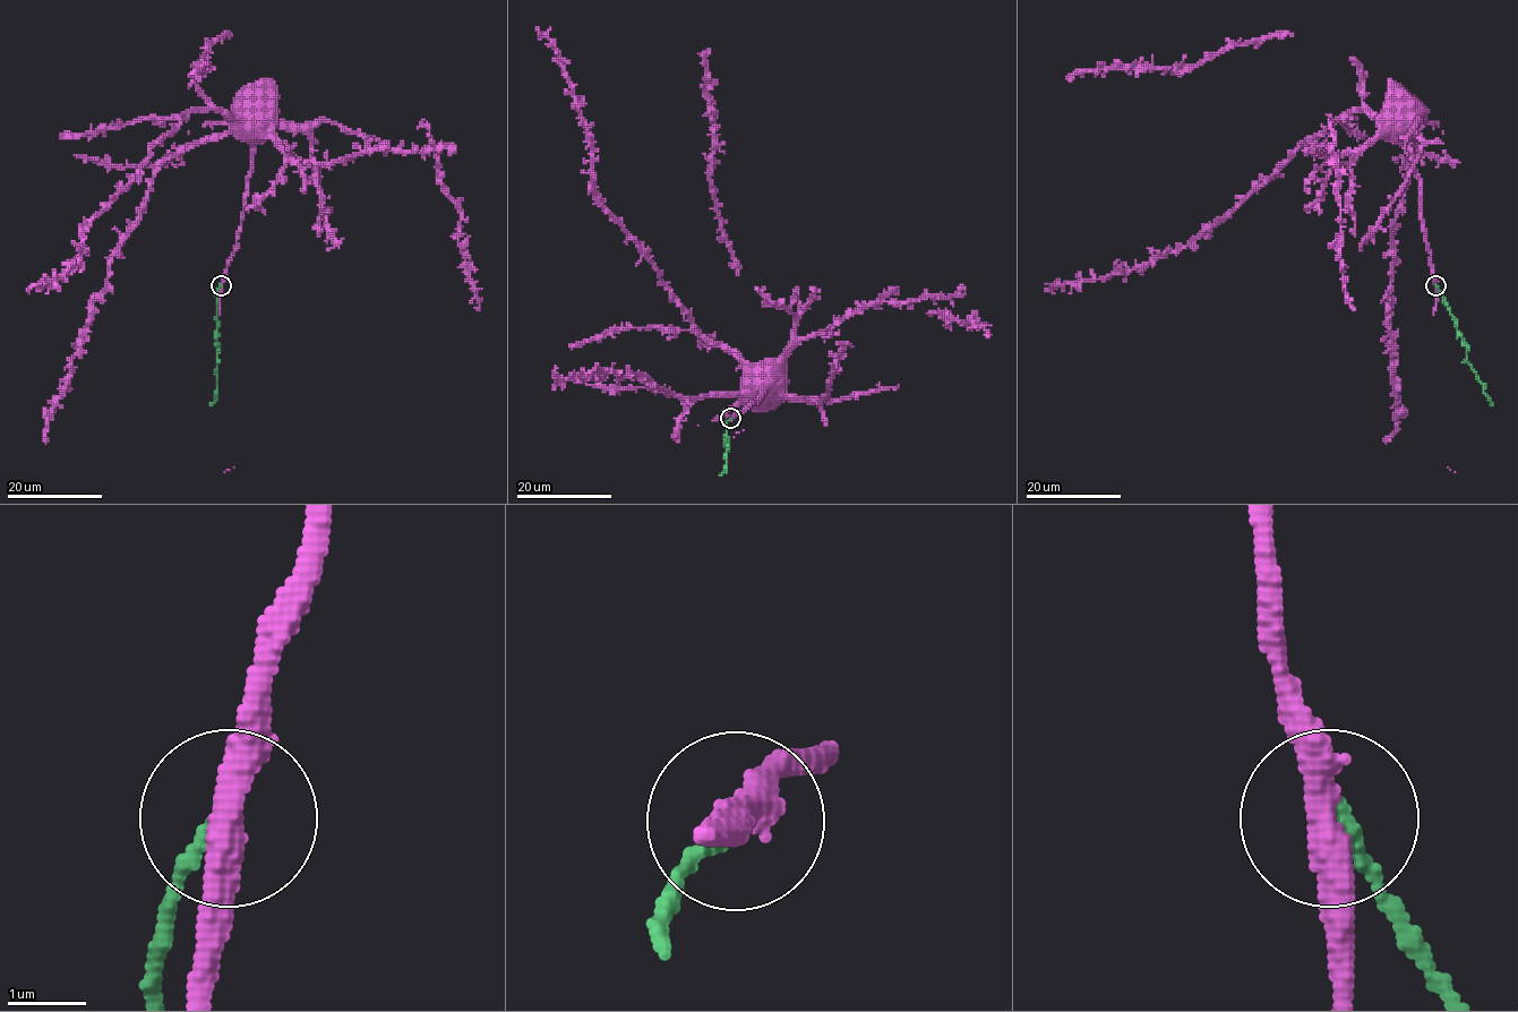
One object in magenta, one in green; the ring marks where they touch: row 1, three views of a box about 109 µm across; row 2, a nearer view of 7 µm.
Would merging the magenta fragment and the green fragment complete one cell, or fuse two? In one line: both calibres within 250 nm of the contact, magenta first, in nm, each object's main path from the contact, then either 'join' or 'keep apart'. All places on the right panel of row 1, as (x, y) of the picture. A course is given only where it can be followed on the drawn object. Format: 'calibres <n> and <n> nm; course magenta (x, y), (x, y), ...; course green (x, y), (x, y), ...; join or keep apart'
calibres 400 and 160 nm; course magenta (1437, 285), (1413, 153), (1371, 110), (1348, 110), (1186, 245), (1122, 272), (1044, 291); course green (1437, 285), (1457, 325), (1457, 333), (1467, 346), (1467, 362), (1485, 387), (1484, 393), (1492, 404); keep apart

